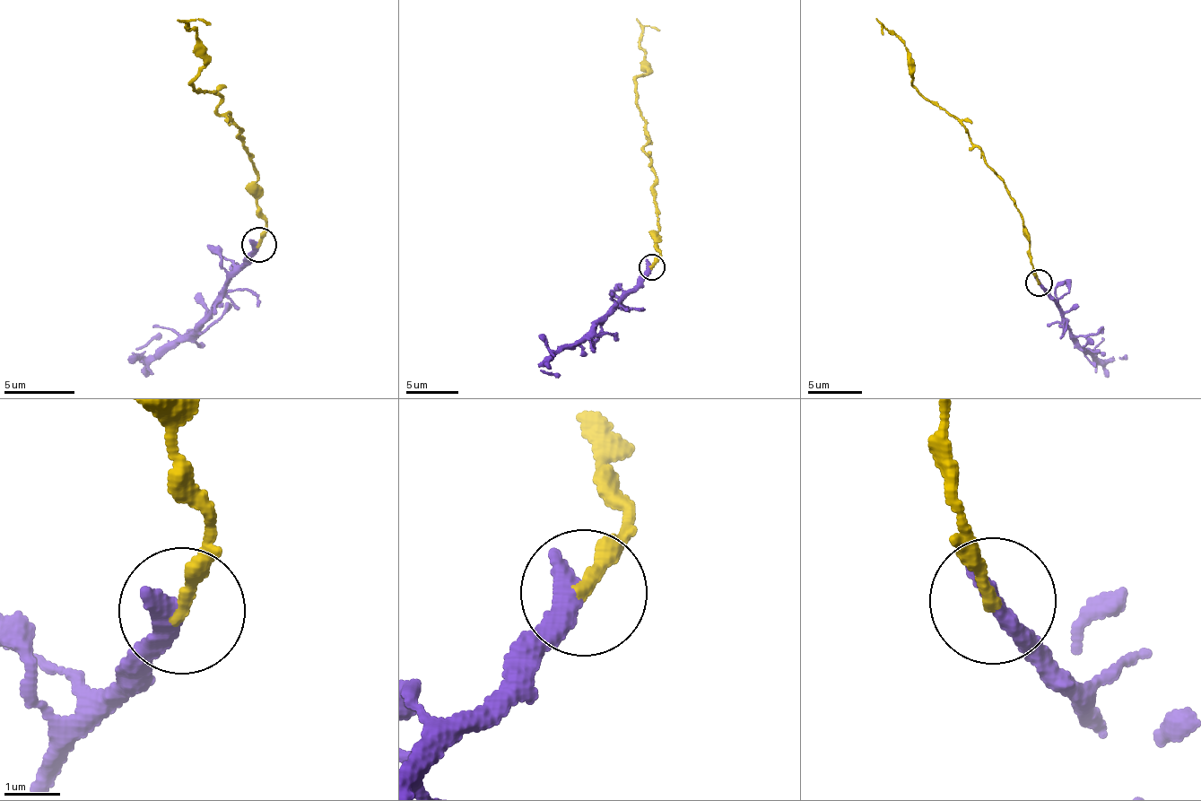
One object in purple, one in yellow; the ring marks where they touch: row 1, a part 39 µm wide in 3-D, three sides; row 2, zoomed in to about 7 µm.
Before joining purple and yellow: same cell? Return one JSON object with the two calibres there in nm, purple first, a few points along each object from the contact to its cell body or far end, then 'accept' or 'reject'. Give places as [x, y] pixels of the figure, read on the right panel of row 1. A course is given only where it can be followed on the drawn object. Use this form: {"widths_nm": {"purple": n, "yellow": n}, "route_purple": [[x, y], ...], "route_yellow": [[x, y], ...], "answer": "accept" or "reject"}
{"widths_nm": {"purple": 420, "yellow": 220}, "route_purple": [[1038, 281], [1056, 302], [1071, 340], [1106, 361], [1126, 356]], "route_yellow": [[1038, 283], [1020, 209], [959, 124], [944, 108], [931, 104], [912, 83], [911, 56], [882, 24], [883, 35]], "answer": "reject"}

